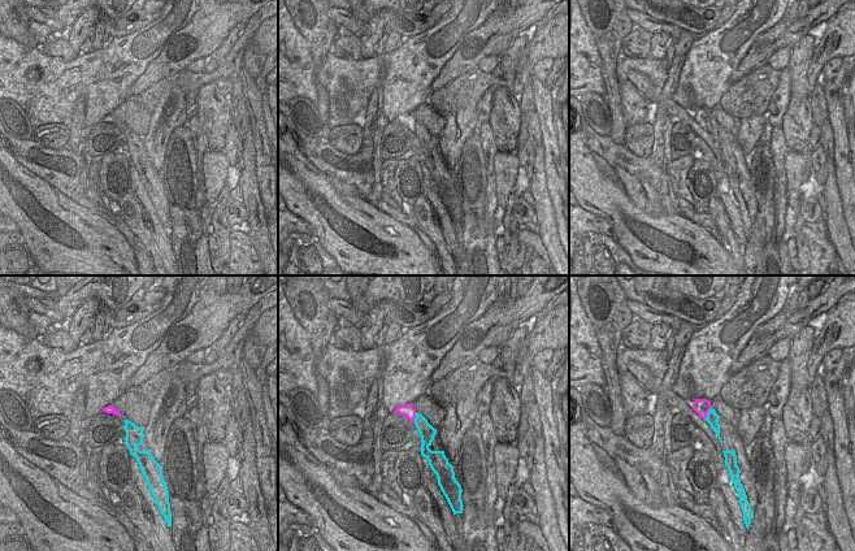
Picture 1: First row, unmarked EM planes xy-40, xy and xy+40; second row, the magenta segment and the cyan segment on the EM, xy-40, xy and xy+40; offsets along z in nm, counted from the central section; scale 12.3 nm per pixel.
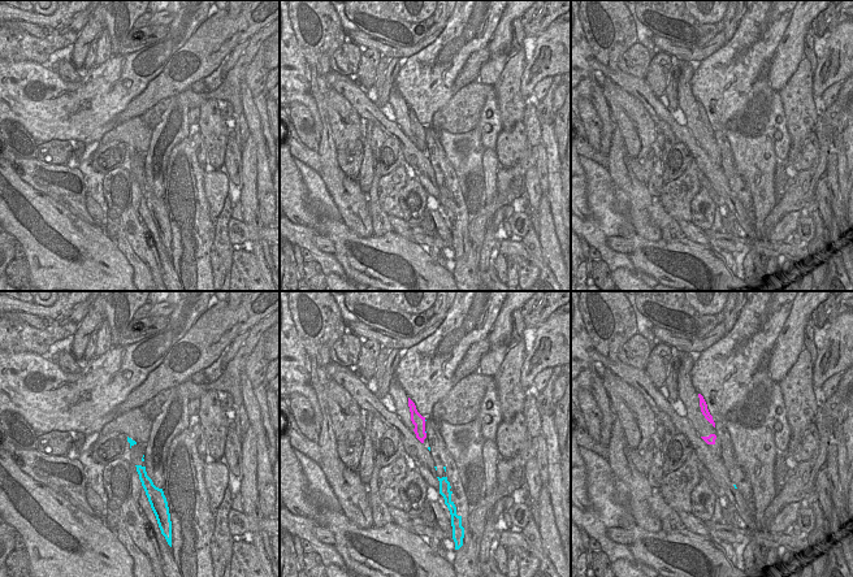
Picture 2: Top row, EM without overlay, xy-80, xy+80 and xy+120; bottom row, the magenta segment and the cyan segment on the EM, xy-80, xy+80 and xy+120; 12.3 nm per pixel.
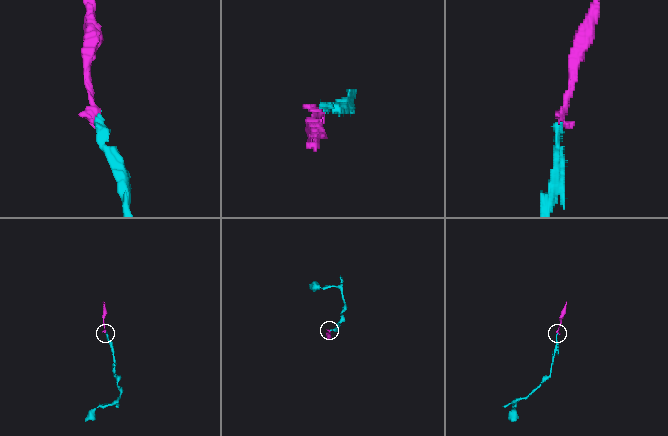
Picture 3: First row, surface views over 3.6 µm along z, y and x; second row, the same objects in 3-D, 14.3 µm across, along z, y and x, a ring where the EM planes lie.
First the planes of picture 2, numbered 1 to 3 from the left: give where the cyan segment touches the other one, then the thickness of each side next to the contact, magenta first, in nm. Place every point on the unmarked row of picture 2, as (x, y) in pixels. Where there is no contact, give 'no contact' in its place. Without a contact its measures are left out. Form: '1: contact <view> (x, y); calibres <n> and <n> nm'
1: no contact
2: no contact
3: no contact

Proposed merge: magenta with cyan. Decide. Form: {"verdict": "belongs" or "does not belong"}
{"verdict": "belongs"}

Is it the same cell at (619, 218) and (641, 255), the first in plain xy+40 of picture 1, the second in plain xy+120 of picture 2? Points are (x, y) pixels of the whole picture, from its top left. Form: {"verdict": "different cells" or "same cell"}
{"verdict": "same cell"}

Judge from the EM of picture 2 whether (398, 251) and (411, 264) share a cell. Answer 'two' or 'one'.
one

